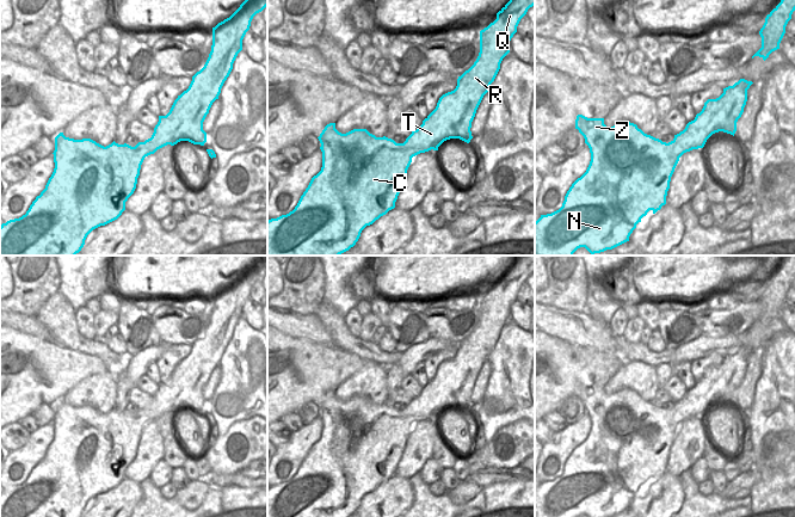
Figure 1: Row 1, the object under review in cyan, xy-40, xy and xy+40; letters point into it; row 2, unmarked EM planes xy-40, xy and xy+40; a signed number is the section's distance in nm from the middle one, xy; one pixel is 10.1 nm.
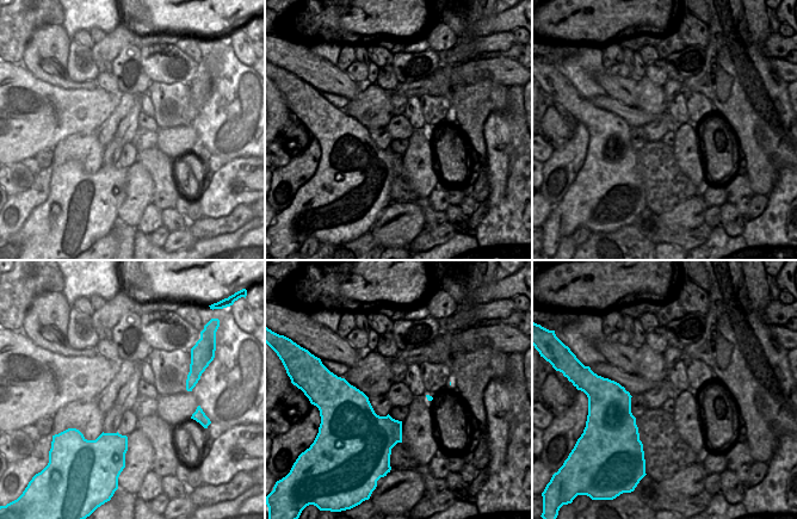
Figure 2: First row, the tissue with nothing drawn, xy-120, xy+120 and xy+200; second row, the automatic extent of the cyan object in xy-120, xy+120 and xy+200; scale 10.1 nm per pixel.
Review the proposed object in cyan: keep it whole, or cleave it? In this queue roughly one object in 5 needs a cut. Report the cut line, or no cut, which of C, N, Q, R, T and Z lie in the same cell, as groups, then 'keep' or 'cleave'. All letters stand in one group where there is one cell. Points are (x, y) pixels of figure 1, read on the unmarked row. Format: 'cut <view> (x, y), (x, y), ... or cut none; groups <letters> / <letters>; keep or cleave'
cut none; groups C N Q R T Z; keep

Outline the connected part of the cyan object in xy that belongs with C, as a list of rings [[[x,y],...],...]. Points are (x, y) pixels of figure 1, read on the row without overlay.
[[[535,256],[516,257],[510,269],[497,281],[497,287],[480,298],[480,320],[474,332],[458,344],[456,356],[439,365],[436,376],[403,411],[396,411],[386,404],[376,405],[366,396],[353,396],[341,401],[335,396],[335,390],[327,392],[318,405],[322,419],[321,438],[312,445],[292,479],[267,488],[267,517],[350,517],[356,512],[366,493],[372,492],[395,475],[413,424],[431,417],[438,418],[438,414],[450,406],[460,406],[469,411],[473,406],[470,395],[476,377],[494,349],[503,326],[510,320],[510,308],[517,300],[520,287],[534,272]]]

